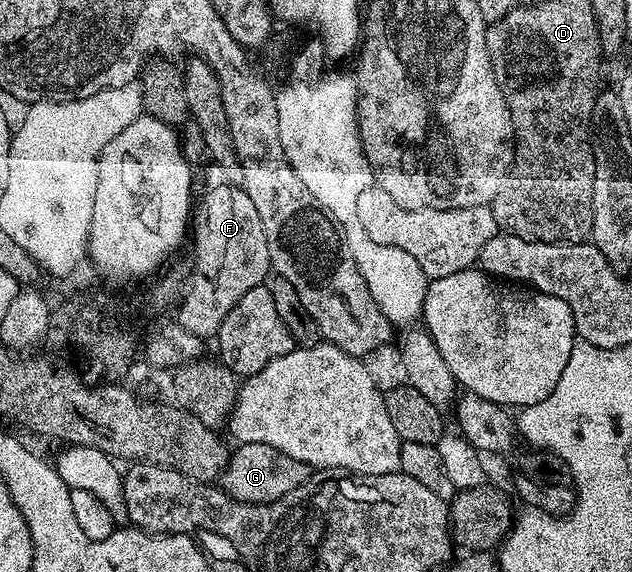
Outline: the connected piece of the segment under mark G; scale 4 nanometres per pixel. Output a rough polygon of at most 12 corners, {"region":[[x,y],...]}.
{"region":[[265,443],[227,458],[221,488],[242,505],[297,491],[311,466]]}

